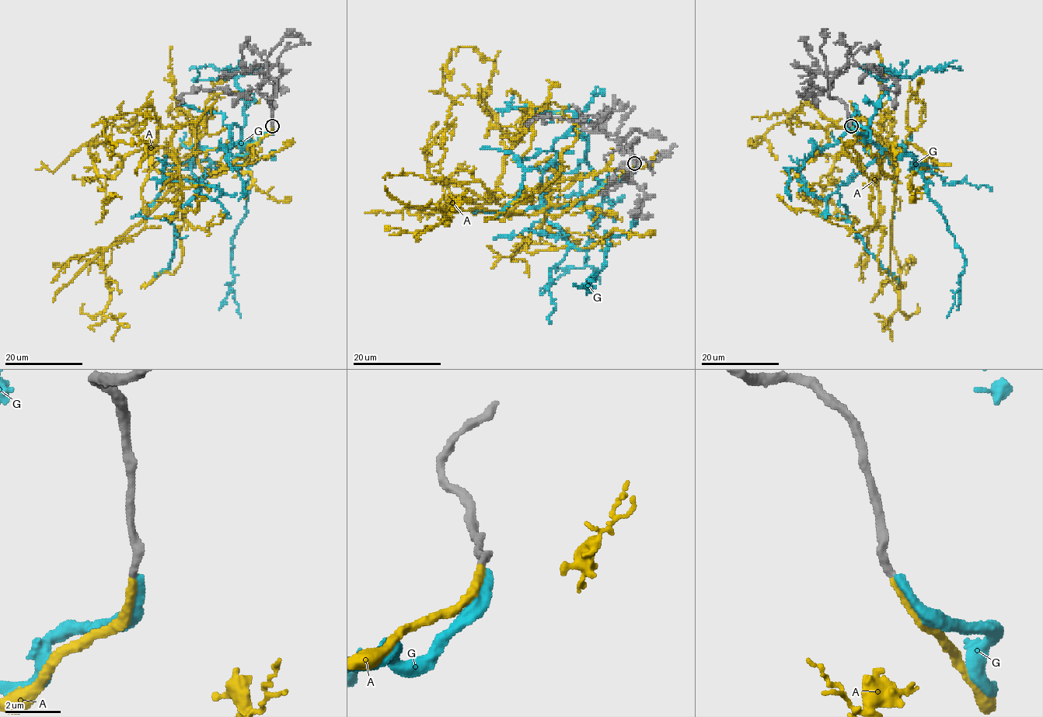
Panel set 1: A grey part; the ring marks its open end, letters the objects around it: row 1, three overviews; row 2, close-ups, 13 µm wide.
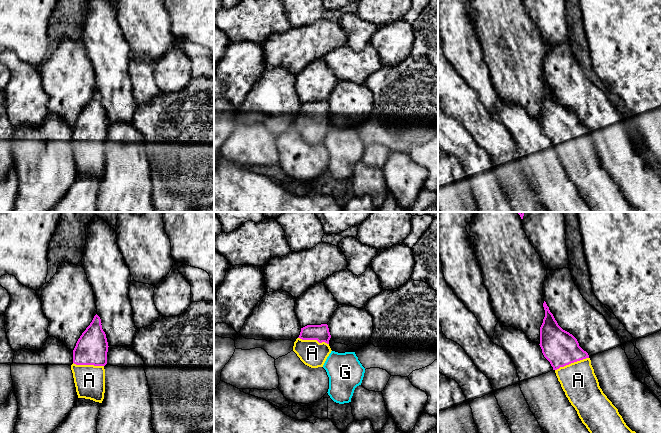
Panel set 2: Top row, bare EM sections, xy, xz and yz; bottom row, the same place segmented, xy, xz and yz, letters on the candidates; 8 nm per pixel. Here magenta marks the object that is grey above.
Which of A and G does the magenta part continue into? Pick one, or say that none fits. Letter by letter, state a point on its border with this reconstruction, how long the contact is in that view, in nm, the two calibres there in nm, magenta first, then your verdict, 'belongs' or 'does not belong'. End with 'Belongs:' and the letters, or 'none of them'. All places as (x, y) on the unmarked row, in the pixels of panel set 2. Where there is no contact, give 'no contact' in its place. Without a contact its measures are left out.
A: yz (571, 138) | 300 nm | 280/280 nm | belongs
G: no contact | does not belong
Belongs: A

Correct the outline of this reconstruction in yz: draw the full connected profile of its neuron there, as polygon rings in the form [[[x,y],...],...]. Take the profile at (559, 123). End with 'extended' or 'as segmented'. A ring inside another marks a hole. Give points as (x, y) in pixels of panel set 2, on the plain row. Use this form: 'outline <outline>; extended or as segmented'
outline [[[544,77],[540,123],[550,138],[566,173],[592,212],[641,212],[624,198],[603,169],[591,136],[577,115],[563,106]]]; extended

